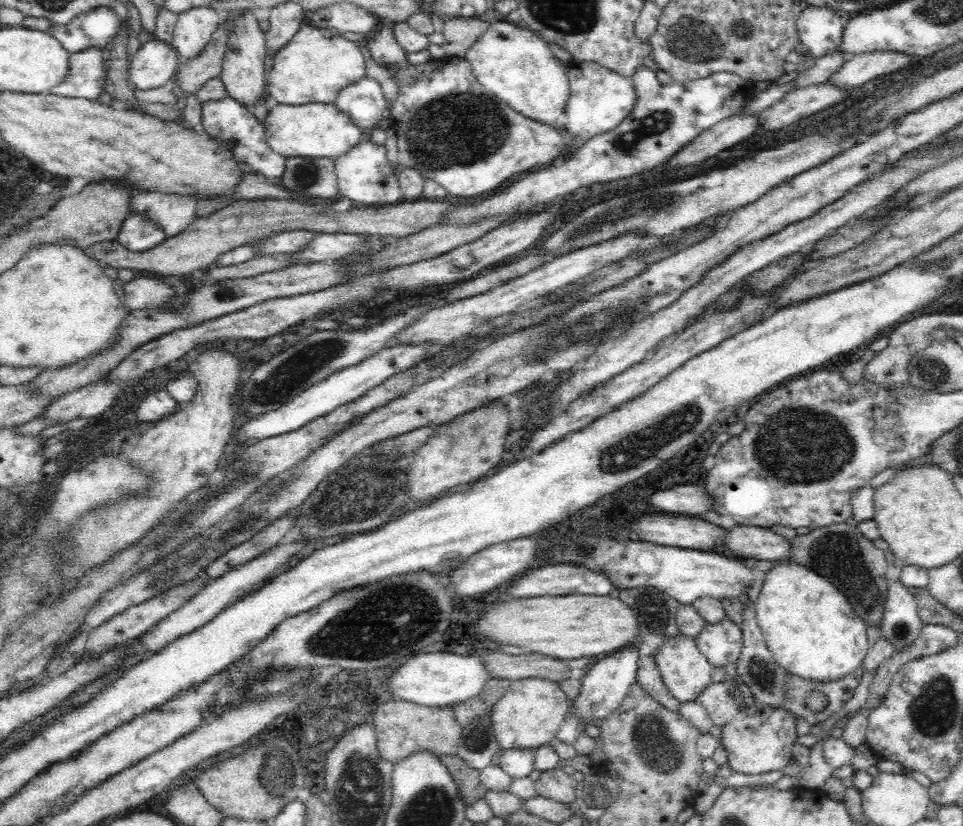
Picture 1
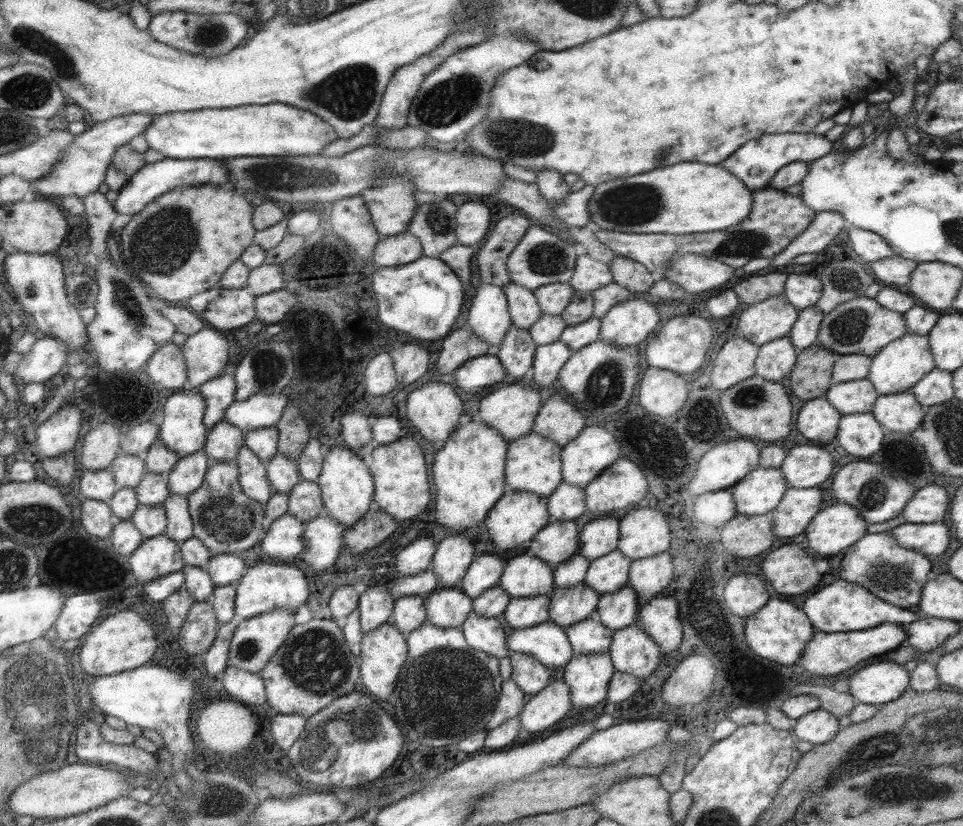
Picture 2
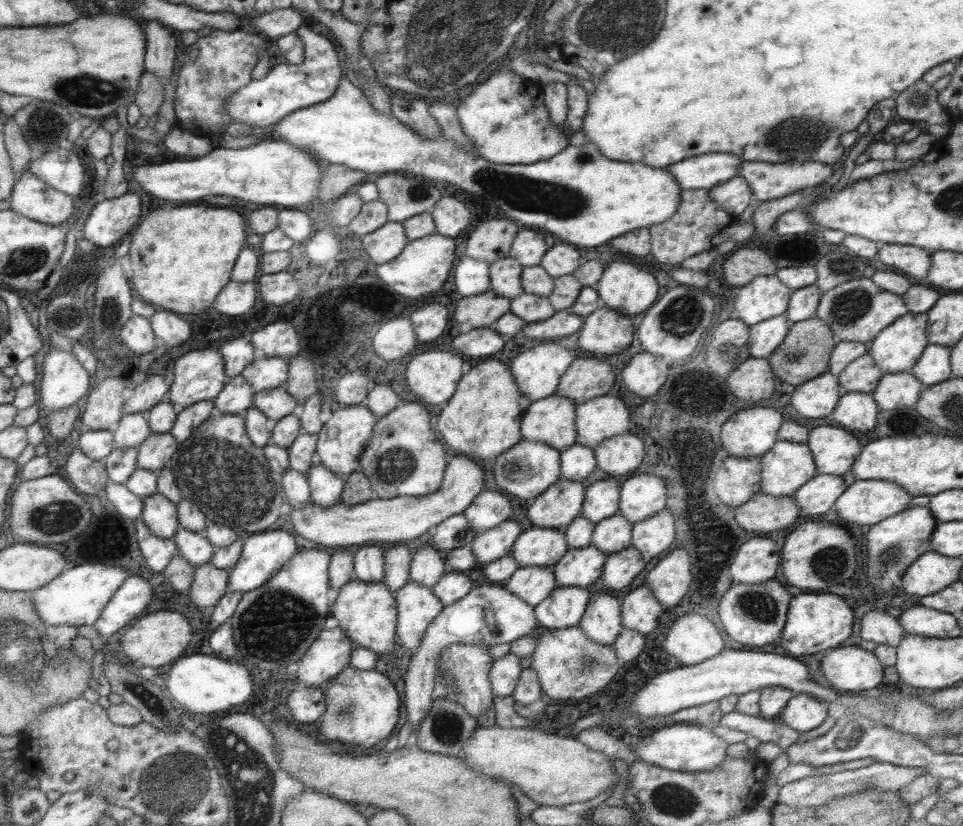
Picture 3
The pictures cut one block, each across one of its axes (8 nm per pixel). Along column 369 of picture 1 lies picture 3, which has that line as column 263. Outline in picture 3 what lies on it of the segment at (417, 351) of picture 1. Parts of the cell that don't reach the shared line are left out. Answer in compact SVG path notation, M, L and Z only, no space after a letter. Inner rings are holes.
M271 356L271 358L254 358L240 376L247 381L253 393L257 390L269 390L282 386L288 376L288 359Z

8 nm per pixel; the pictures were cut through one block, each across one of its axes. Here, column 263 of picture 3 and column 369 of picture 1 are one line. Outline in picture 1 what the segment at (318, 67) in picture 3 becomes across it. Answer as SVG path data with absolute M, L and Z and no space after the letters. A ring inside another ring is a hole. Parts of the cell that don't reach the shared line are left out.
M366 74L362 78L359 78L354 84L348 85L340 90L335 100L336 106L340 108L342 112L346 113L356 125L363 129L369 126L377 128L380 120L389 114L389 109L380 87L378 80Z

